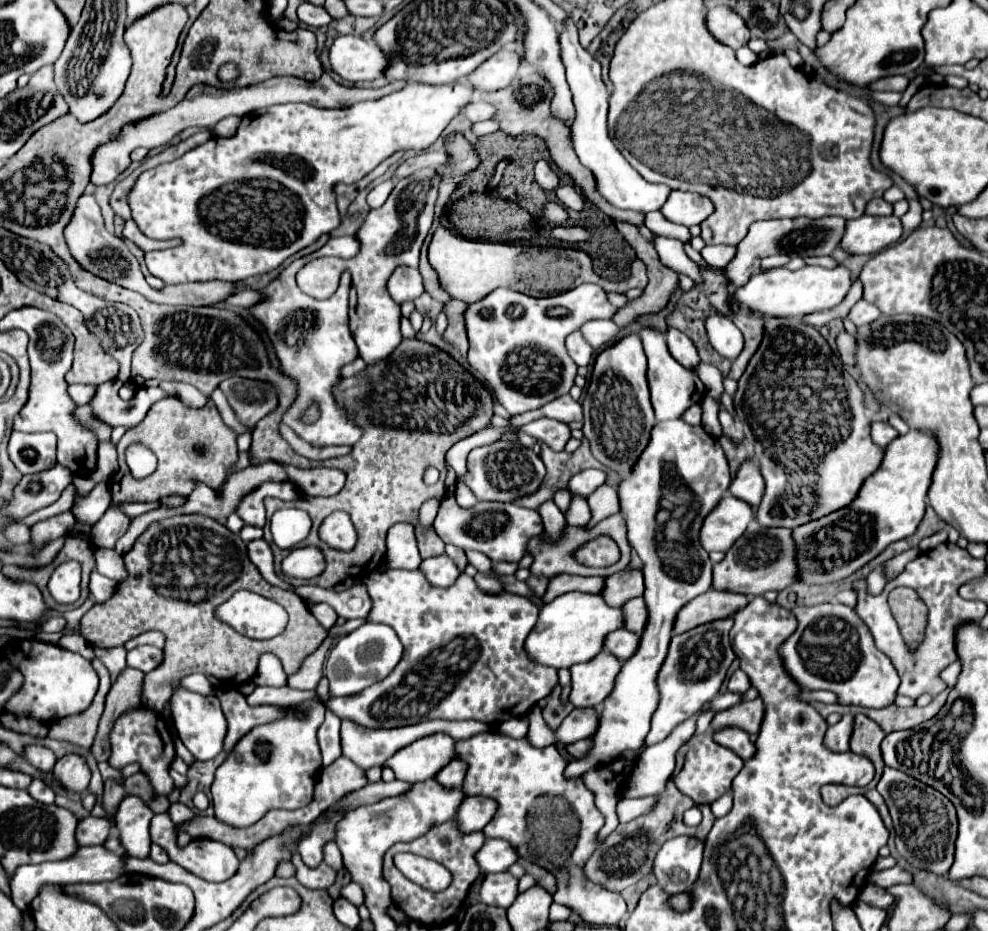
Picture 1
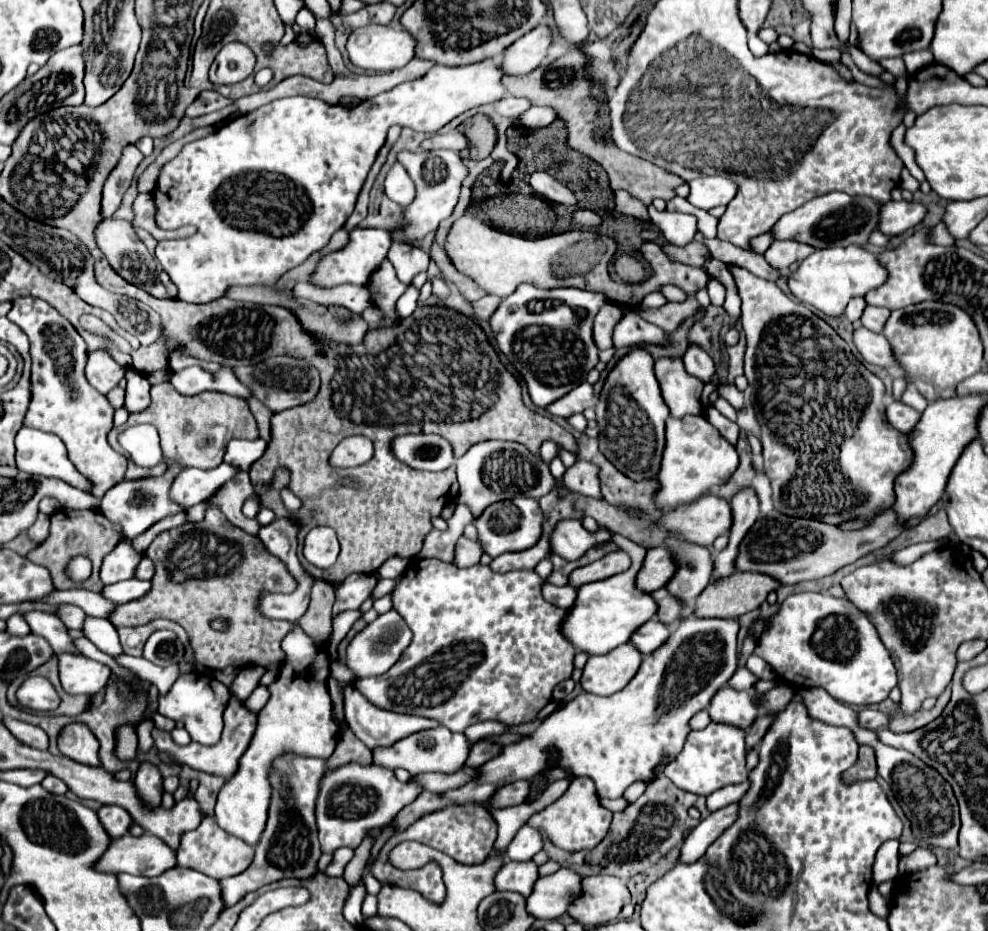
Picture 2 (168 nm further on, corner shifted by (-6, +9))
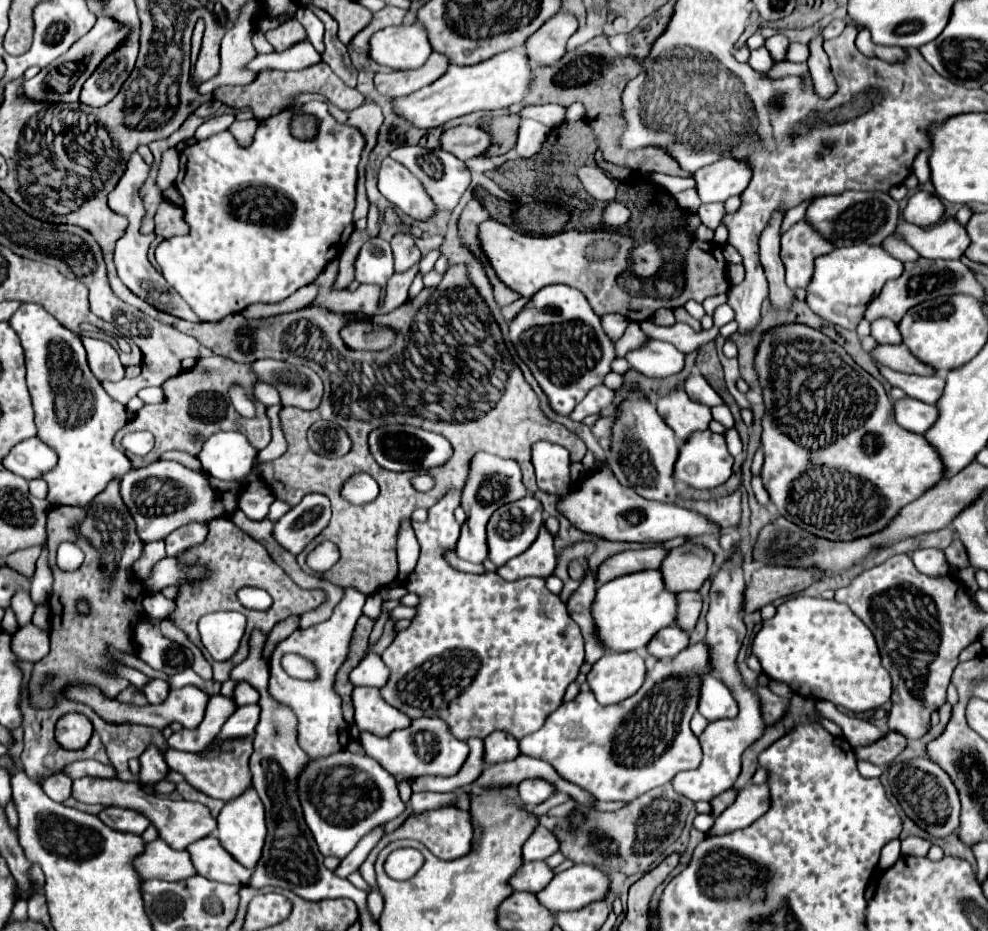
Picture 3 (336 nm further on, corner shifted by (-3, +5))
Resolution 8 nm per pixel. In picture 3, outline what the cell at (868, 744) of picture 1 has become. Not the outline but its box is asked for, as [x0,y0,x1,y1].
[855,732,907,766]

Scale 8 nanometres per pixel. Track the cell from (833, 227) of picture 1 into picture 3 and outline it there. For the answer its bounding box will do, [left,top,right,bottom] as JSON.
[805,192,901,248]

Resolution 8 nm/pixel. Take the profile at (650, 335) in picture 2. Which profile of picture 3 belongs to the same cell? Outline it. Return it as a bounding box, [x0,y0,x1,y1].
[625,338,685,378]

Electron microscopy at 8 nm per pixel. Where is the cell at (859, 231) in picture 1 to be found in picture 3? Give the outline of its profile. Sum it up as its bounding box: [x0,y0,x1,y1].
[903,192,943,228]

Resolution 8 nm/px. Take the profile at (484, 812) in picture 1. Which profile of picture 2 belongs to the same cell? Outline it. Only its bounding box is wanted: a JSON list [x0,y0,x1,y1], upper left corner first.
[490,780,532,808]

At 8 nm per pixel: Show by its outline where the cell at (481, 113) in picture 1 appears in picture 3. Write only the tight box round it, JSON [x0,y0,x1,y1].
[519,104,565,128]

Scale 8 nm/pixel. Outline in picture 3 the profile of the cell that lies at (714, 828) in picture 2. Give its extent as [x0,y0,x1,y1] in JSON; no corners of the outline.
[707,784,769,836]

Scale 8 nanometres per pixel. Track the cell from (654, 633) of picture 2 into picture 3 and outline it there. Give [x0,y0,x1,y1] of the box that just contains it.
[645,626,689,658]

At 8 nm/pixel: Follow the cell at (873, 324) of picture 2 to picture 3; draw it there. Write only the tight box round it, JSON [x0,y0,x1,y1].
[871,318,899,344]

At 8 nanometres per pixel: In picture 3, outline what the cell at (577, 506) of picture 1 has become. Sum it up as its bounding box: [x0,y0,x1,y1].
[591,570,675,652]

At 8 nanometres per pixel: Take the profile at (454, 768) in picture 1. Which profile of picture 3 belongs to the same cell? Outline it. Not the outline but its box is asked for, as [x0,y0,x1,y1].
[485,734,519,764]

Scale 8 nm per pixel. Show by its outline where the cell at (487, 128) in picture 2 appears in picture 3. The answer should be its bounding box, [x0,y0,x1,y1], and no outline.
[477,116,519,156]

